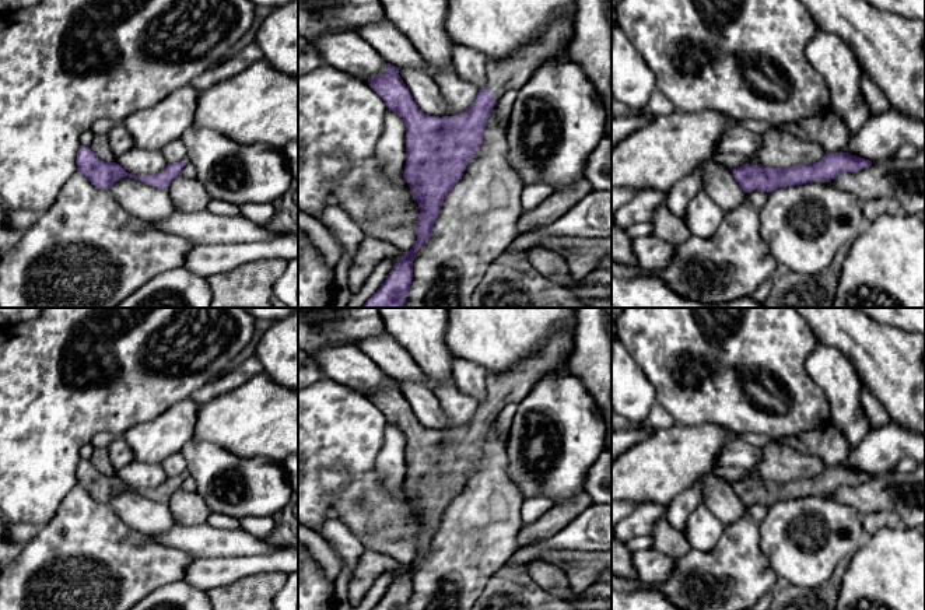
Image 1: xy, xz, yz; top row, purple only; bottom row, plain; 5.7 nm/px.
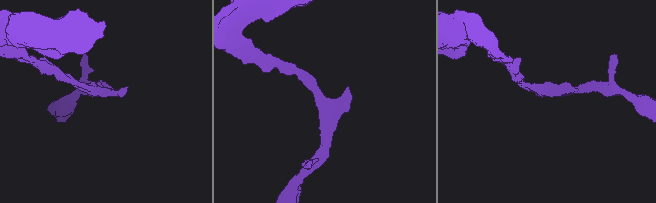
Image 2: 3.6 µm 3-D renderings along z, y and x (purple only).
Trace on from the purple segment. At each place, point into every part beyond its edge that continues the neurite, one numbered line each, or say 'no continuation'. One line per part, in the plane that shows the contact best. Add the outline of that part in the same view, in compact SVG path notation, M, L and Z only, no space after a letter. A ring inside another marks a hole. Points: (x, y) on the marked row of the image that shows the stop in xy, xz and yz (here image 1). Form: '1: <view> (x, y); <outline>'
1: xz (512, 73); M577 3L570 13L551 24L553 34L542 31L535 42L516 50L507 59L487 62L486 78L495 102L509 90L521 90L542 62L556 53L556 42L572 38Z

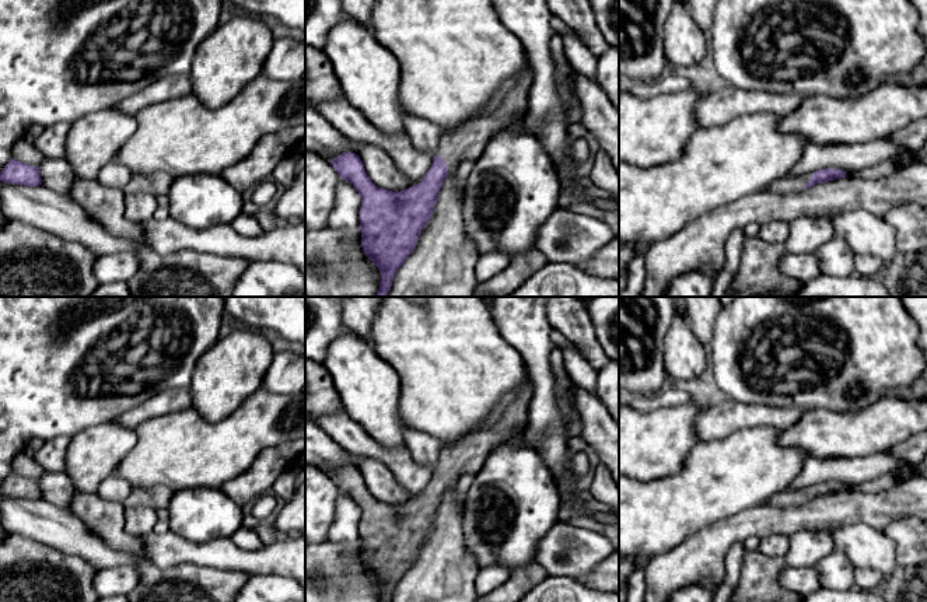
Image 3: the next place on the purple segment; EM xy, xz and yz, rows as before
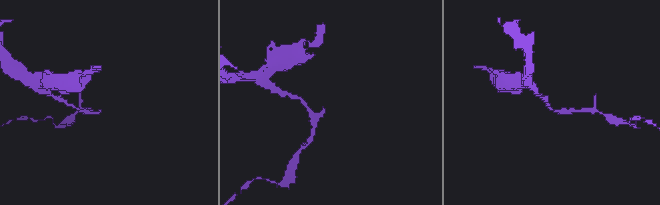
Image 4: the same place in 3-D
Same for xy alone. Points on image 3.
no continuation

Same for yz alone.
1: yz (789, 184); M814 172L801 175L801 176L793 176L787 174L786 176L776 179L772 182L767 188L769 192L787 195L787 193L797 193L804 190L804 186L811 181Z

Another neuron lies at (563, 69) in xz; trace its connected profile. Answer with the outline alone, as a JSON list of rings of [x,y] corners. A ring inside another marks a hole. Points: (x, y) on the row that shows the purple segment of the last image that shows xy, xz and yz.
[[[559,34],[550,41],[550,56],[557,74],[559,95],[567,109],[567,120],[570,125],[578,123],[583,118],[583,106],[574,92],[574,84],[571,81],[574,69],[566,57],[566,49]]]

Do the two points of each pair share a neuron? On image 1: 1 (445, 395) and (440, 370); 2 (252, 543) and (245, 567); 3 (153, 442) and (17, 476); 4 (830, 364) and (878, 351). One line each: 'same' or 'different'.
1: different
2: different
3: different
4: different

